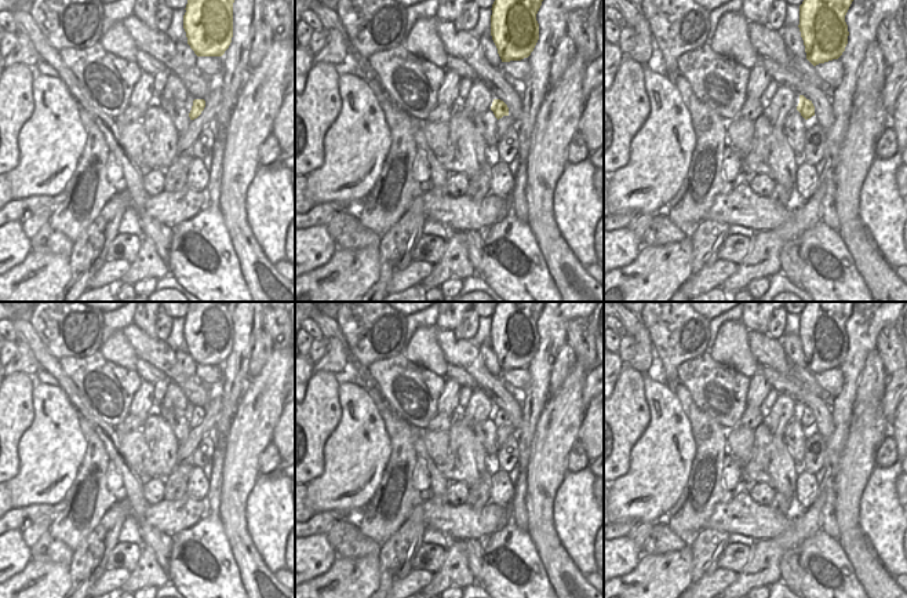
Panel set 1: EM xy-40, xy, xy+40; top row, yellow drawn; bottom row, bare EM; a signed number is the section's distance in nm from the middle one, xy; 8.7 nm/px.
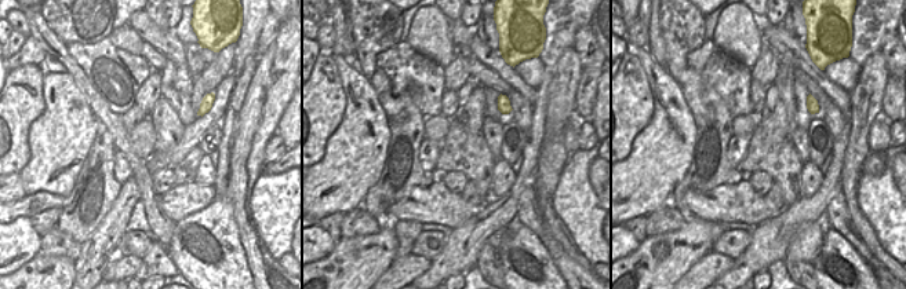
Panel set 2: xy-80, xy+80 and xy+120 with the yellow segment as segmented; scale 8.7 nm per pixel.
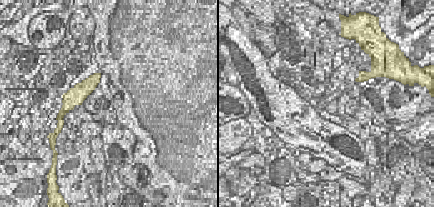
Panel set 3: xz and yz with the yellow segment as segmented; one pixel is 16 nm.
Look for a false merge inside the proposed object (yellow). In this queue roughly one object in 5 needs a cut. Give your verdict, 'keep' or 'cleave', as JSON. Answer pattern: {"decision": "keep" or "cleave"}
{"decision": "keep"}

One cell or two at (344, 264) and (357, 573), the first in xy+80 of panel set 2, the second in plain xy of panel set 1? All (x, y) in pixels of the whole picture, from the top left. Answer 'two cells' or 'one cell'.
one cell

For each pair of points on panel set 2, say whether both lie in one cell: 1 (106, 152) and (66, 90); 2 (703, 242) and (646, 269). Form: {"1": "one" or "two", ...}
{"1": "two", "2": "one"}

